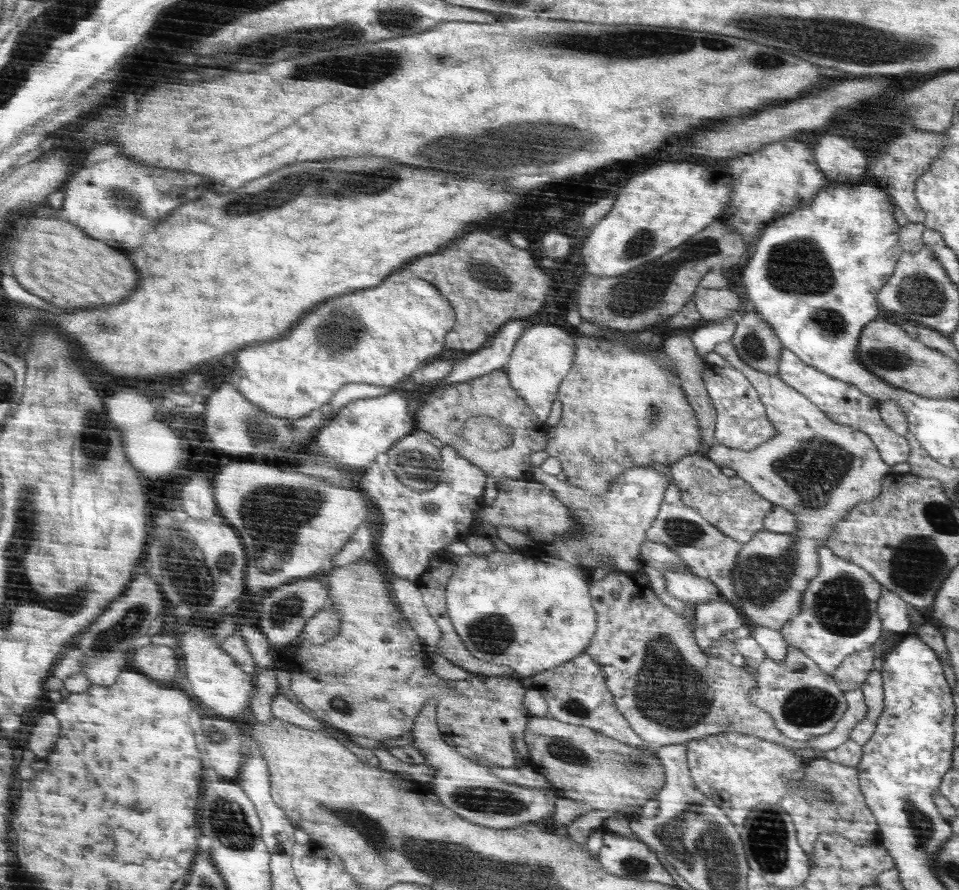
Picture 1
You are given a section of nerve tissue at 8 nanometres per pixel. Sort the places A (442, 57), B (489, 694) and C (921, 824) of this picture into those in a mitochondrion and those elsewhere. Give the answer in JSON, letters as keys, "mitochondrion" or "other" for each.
{"A":"mitochondrion","B":"other","C":"mitochondrion"}

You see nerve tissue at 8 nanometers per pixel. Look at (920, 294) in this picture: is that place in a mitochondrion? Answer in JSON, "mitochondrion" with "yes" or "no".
{"mitochondrion":"yes"}

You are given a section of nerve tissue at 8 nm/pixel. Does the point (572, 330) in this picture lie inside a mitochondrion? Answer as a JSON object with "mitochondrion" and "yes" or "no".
{"mitochondrion":"no"}

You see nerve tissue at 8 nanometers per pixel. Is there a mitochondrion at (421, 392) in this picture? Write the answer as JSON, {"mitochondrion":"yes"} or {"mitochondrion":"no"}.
{"mitochondrion":"no"}

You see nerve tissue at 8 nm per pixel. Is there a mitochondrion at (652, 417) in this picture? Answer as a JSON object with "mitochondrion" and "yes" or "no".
{"mitochondrion":"yes"}

